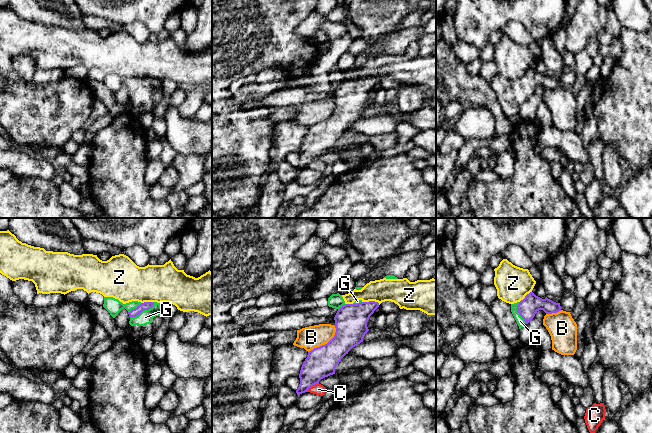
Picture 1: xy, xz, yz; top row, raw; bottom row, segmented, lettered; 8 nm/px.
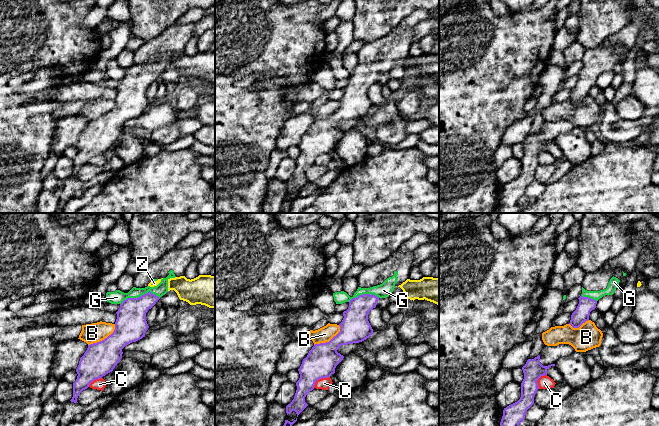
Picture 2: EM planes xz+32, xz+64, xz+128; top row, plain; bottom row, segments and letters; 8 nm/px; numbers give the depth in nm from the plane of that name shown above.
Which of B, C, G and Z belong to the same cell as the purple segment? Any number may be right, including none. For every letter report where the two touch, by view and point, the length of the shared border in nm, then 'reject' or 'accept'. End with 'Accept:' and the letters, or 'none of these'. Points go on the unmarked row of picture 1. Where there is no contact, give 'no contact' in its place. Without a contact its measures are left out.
B: contact xz (327, 119); length 300 nm; reject
C: contact xz (312, 161); length 120 nm; reject
G: contact xy (142, 86); length 240 nm; accept
Z: contact xz (371, 77); length 150 nm; reject
Accept: G

